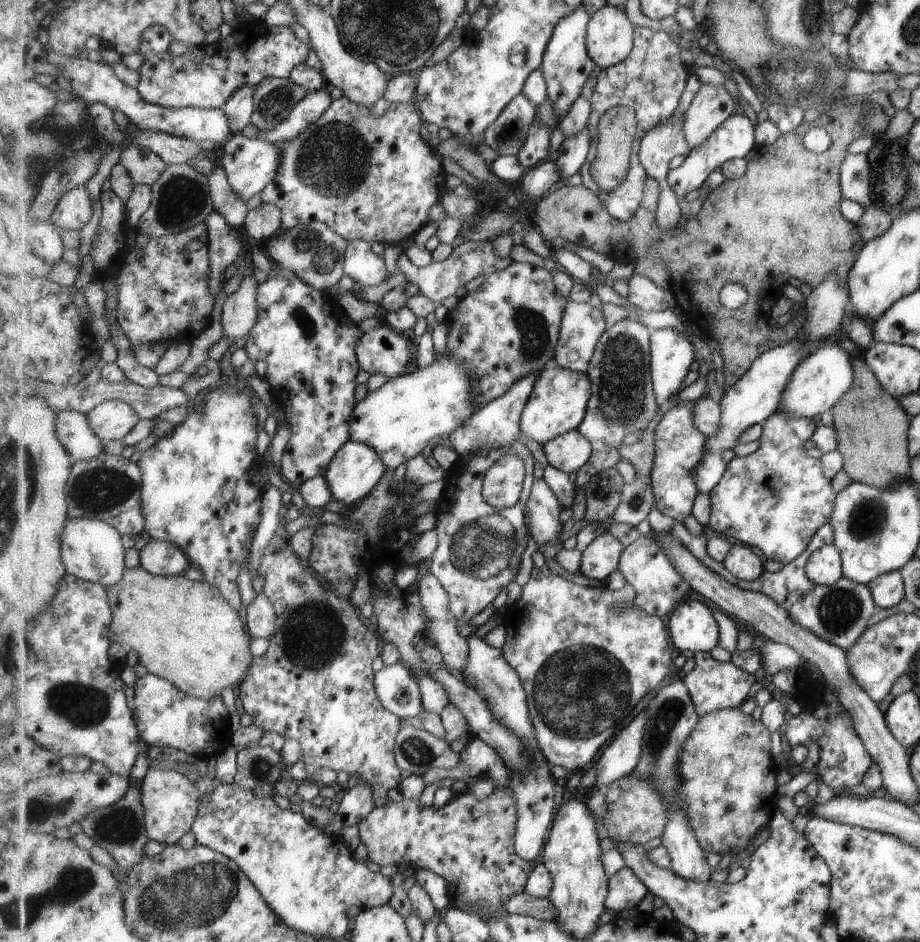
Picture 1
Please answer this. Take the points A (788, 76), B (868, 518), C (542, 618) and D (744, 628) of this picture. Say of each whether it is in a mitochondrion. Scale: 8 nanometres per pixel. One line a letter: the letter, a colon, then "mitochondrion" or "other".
A: mitochondrion
B: mitochondrion
C: other
D: other

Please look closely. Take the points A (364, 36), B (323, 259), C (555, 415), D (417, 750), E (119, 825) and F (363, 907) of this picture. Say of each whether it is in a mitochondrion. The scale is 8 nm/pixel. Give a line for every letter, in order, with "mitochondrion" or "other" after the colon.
A: mitochondrion
B: mitochondrion
C: other
D: mitochondrion
E: mitochondrion
F: other

